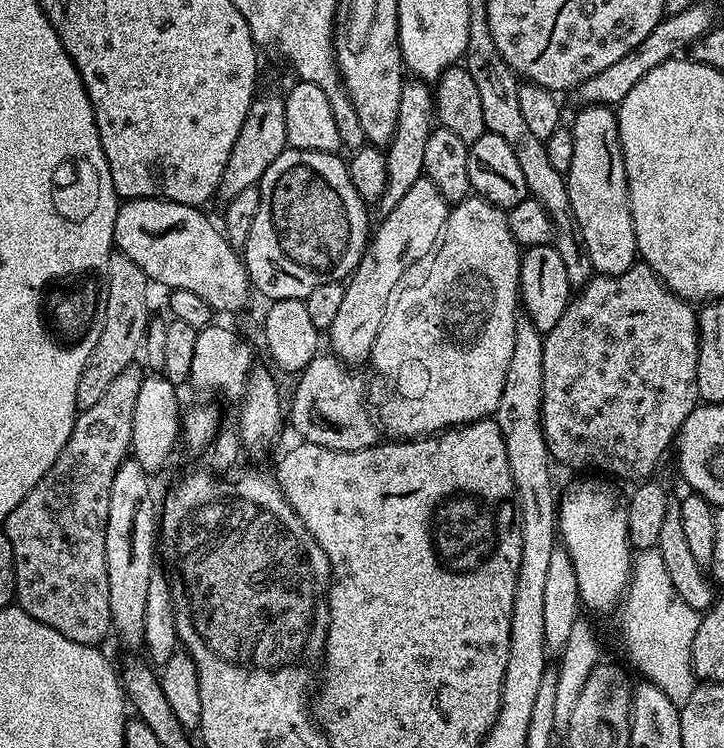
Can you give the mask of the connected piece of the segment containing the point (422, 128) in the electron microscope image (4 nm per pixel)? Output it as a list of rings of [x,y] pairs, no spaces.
[[[405,79],[402,98],[398,98],[398,126],[394,126],[394,138],[386,145],[386,190],[382,194],[378,208],[387,214],[406,198],[410,186],[424,176],[426,162],[426,142],[434,127],[434,92],[423,80]]]

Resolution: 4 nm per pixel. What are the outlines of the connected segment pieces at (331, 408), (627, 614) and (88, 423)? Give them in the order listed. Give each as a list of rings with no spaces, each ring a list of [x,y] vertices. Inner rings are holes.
[[[324,355],[315,356],[299,373],[292,408],[290,404],[290,428],[300,435],[303,443],[326,446],[330,450],[353,452],[372,447],[378,440],[378,424],[370,411],[366,392],[364,396],[366,380],[356,376],[357,369],[345,364],[339,356]]]
[[[644,550],[635,557],[632,578],[618,608],[619,616],[628,656],[640,667],[643,679],[656,684],[670,702],[684,705],[698,686],[692,665],[692,643],[702,616],[678,598],[678,590],[674,590],[674,582],[666,572],[666,562],[659,550]]]
[[[133,366],[122,370],[122,374],[118,374],[118,378],[114,378],[114,382],[110,382],[110,387],[107,388],[106,394],[102,394],[102,398],[98,398],[98,402],[94,402],[94,406],[83,409],[77,415],[70,438],[66,442],[66,446],[62,446],[62,454],[58,454],[54,466],[50,466],[50,470],[46,470],[46,474],[37,482],[34,490],[30,490],[30,494],[26,494],[26,498],[22,498],[22,502],[18,502],[18,506],[14,506],[14,510],[2,522],[2,530],[10,538],[10,546],[14,550],[14,570],[16,571],[15,603],[23,608],[26,614],[30,614],[30,618],[38,618],[38,622],[58,630],[58,634],[70,638],[70,642],[82,642],[83,644],[100,646],[103,645],[103,640],[110,636],[112,632],[110,582],[106,574],[106,522],[110,514],[110,490],[114,486],[114,474],[118,474],[118,470],[123,466],[125,460],[129,459],[132,450],[134,402],[138,402],[138,390],[142,386],[145,377],[145,373],[143,371],[139,372],[138,368]]]

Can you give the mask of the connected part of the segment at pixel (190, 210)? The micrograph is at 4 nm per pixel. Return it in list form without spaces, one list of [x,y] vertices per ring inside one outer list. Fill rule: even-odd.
[[[124,200],[117,207],[113,245],[129,263],[137,264],[153,285],[165,284],[165,289],[181,288],[198,294],[211,306],[213,313],[240,312],[254,296],[252,281],[244,268],[241,253],[228,243],[228,237],[203,216],[199,207],[179,204],[173,200]]]

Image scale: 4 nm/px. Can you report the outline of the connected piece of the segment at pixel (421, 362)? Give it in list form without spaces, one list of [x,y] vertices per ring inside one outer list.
[[[472,194],[467,200],[451,205],[444,229],[440,231],[440,240],[436,247],[421,260],[415,260],[409,266],[402,278],[390,290],[390,298],[386,302],[386,314],[382,318],[382,326],[378,330],[378,338],[374,338],[374,346],[370,357],[370,365],[376,371],[376,377],[370,384],[376,387],[376,393],[371,393],[370,400],[374,405],[375,415],[381,429],[389,432],[392,438],[419,438],[437,432],[455,428],[461,424],[473,424],[475,420],[491,417],[498,410],[498,398],[502,398],[502,386],[506,382],[506,369],[510,367],[510,354],[514,354],[514,330],[518,315],[518,289],[520,286],[521,245],[516,243],[512,231],[508,228],[508,212],[483,200],[481,196]]]

